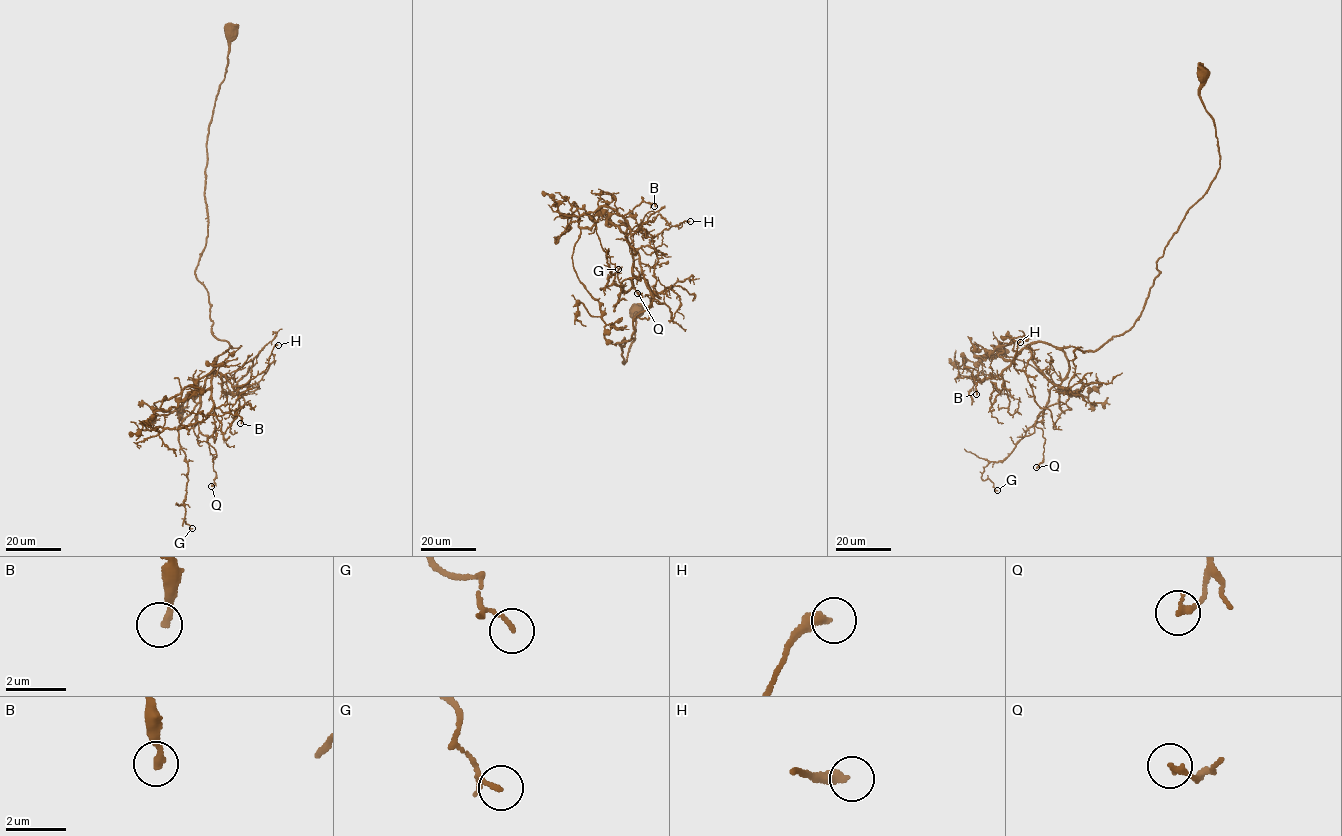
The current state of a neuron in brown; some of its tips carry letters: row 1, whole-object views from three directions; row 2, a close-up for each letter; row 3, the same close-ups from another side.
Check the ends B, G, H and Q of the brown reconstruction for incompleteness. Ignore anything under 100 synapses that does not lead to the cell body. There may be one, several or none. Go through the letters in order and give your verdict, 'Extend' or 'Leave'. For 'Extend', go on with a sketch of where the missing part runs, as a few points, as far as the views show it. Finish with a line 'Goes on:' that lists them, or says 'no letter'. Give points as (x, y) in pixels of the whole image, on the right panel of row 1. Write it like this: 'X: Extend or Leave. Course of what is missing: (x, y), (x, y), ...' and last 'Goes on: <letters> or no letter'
B: Leave
G: Leave
H: Leave
Q: Leave
Goes on: no letter

